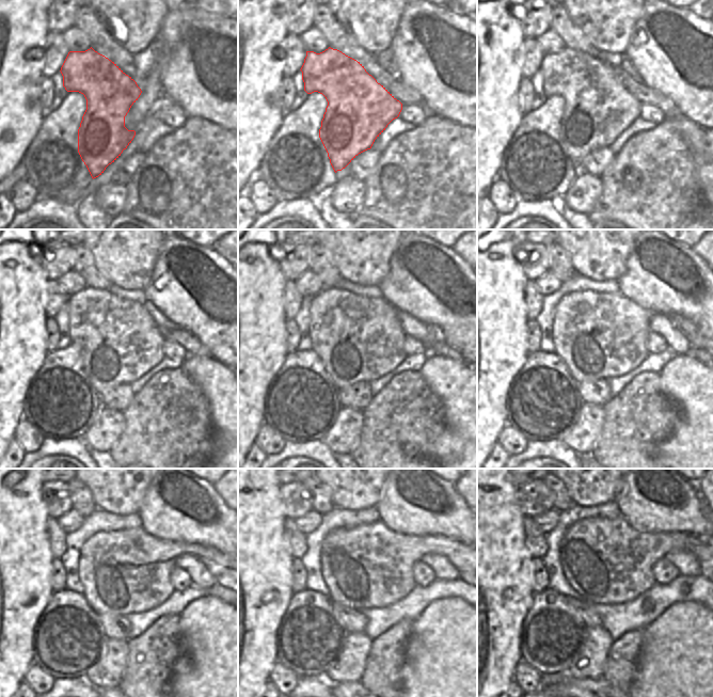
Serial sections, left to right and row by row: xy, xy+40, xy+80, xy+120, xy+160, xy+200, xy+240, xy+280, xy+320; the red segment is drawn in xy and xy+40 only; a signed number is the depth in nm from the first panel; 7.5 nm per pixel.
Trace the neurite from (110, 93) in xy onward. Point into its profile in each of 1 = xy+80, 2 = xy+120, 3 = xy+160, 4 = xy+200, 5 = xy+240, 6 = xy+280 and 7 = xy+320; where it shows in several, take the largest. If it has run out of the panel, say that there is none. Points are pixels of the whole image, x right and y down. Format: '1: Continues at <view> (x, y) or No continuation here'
1: Continues at xy+80 (598, 109)
2: Continues at xy+120 (120, 342)
3: Continues at xy+160 (359, 339)
4: Continues at xy+200 (599, 335)
5: Continues at xy+240 (128, 571)
6: Continues at xy+280 (370, 566)
7: Continues at xy+320 (605, 560)

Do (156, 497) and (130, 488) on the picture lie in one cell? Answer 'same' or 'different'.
different

